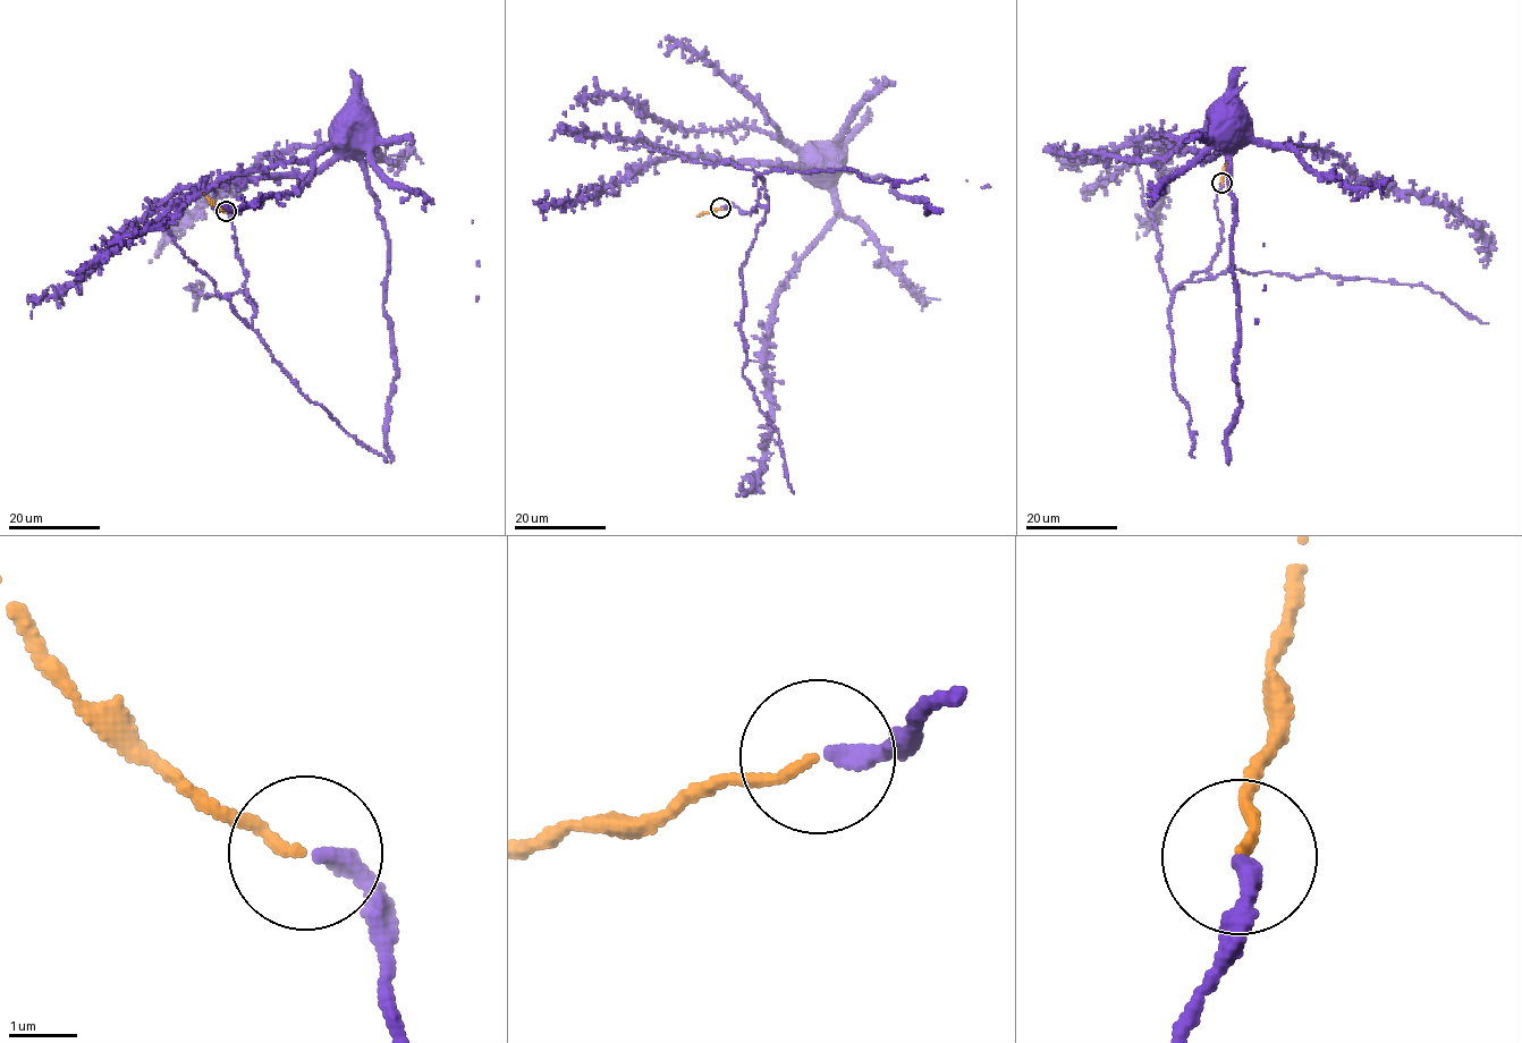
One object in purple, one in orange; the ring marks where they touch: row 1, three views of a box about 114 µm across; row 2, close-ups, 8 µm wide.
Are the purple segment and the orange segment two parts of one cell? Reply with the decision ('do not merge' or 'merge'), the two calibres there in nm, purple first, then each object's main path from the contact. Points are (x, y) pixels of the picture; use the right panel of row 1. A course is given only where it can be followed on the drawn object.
merge | 280/140 nm | purple via (1222, 183), (1219, 252), (1172, 293), (1135, 154), (1168, 144), (1212, 158), (1220, 146), (1218, 119) | orange via (1222, 183), (1226, 161)

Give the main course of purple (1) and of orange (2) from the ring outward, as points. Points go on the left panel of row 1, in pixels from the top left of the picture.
1: (226, 212), (255, 310), (250, 325), (185, 256), (157, 210), (218, 184), (315, 175), (335, 155), (338, 128)
2: (226, 212), (204, 193)

